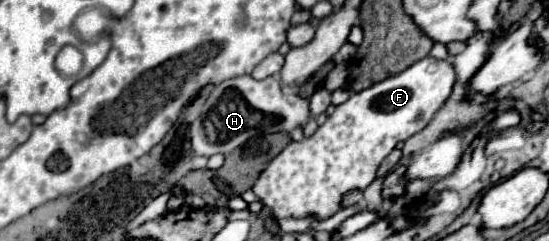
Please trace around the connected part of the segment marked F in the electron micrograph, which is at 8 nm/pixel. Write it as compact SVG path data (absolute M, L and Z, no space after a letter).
M425 57L413 63L403 73L387 77L359 93L353 93L345 103L335 107L335 111L327 117L323 125L317 127L317 131L311 137L291 141L275 159L271 159L263 175L259 175L259 179L255 181L253 193L263 203L263 207L267 207L275 217L305 217L309 213L313 213L317 219L331 217L339 211L343 193L351 189L365 189L367 185L371 185L377 167L397 147L397 143L403 143L431 121L435 111L451 95L453 83L455 69L451 61L437 61L433 57Z

